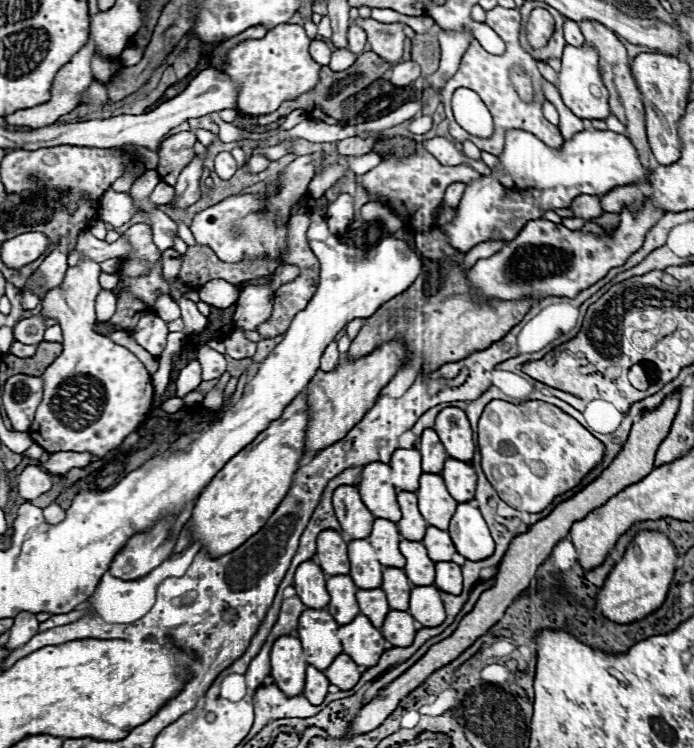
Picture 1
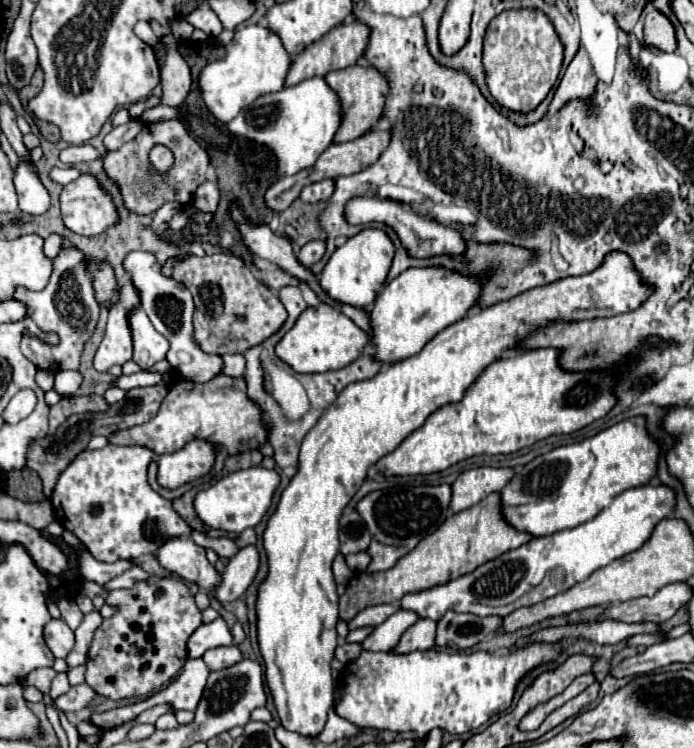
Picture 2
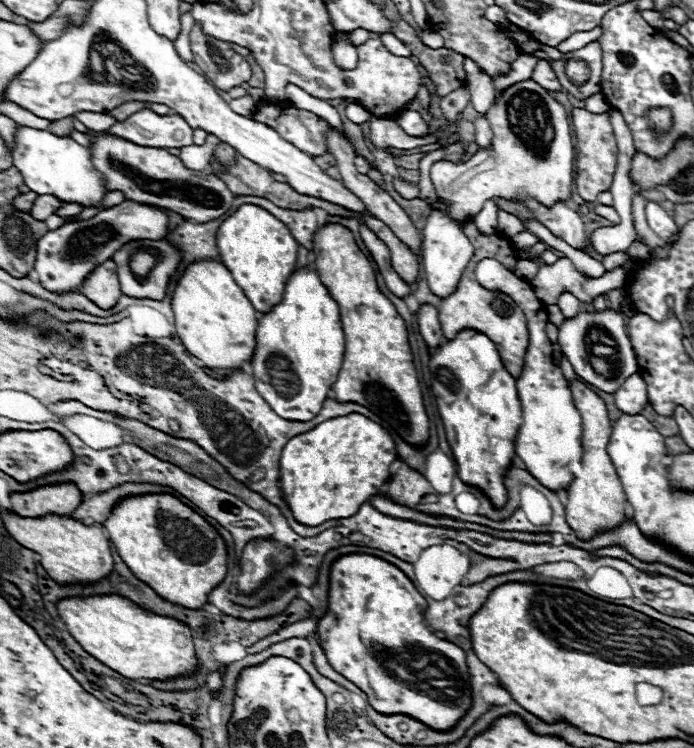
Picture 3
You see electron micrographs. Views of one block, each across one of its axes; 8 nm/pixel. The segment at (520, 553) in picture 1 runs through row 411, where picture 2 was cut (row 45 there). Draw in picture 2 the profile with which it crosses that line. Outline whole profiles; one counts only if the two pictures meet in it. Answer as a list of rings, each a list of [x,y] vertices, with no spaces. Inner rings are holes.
[[[652,8],[644,18],[644,44],[662,52],[674,52],[678,46],[672,22],[656,8]]]

